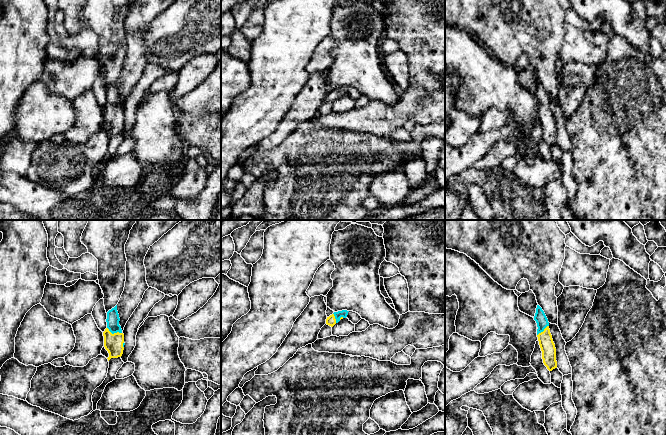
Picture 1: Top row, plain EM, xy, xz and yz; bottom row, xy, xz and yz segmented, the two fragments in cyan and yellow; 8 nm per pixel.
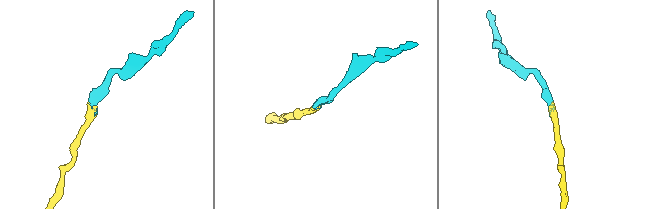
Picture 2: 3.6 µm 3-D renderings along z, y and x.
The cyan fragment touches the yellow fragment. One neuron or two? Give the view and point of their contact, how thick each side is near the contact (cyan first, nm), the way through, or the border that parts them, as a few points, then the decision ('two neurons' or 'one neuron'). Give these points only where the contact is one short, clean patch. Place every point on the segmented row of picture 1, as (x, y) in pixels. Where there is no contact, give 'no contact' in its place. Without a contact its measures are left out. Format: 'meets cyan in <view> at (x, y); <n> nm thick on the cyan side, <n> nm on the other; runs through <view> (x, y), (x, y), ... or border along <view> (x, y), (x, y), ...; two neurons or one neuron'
meets cyan in xy at (114, 332); 100 nm thick on the cyan side, 160 nm on the other; runs through xy (113, 319), (114, 332), (113, 343); one neuron

